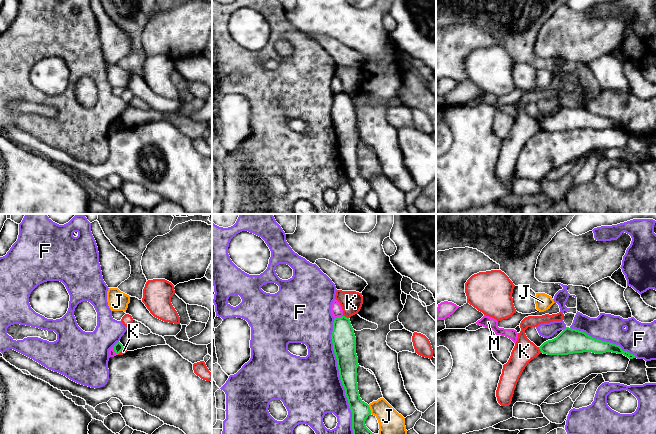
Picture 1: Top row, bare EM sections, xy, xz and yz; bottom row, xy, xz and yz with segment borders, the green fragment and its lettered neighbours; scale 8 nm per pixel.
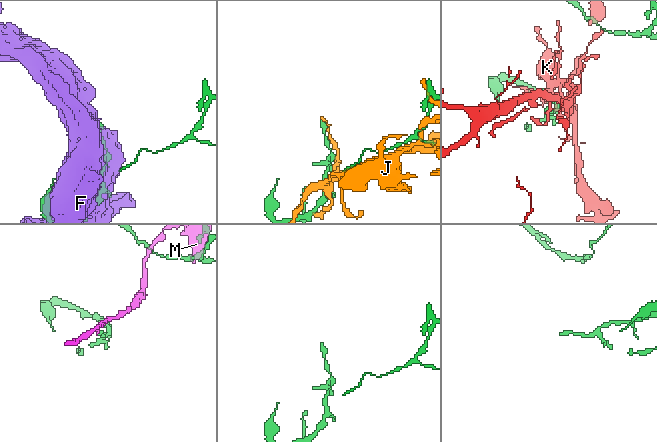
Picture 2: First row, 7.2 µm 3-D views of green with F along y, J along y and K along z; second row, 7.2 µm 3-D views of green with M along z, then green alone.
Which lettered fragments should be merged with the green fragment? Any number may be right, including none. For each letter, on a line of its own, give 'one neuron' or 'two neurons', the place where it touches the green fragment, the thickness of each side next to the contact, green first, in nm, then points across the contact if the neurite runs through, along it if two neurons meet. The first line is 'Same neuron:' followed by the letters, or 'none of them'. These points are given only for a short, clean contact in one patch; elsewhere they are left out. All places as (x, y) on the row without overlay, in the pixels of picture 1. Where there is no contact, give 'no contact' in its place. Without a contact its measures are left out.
Same neuron: none of them
F: two neurons; contact xz (340, 153); calibres 180 and 480 nm
J: two neurons; contact xz (369, 185); calibres 150 and 220 nm
K: two neurons; contact xz (346, 93); calibres 190 and 180 nm
M: two neurons; contact xz (338, 93); calibres 190 and 90 nm; border xz (342, 91), (335, 94)

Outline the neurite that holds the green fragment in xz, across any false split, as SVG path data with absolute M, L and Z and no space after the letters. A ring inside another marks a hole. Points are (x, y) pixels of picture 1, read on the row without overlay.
M342 92L334 95L331 115L339 152L352 188L353 211L362 214L380 214L365 201L366 195L371 191L371 186L369 181L360 174L358 167L357 144L359 140L356 130L356 113L349 94Z

